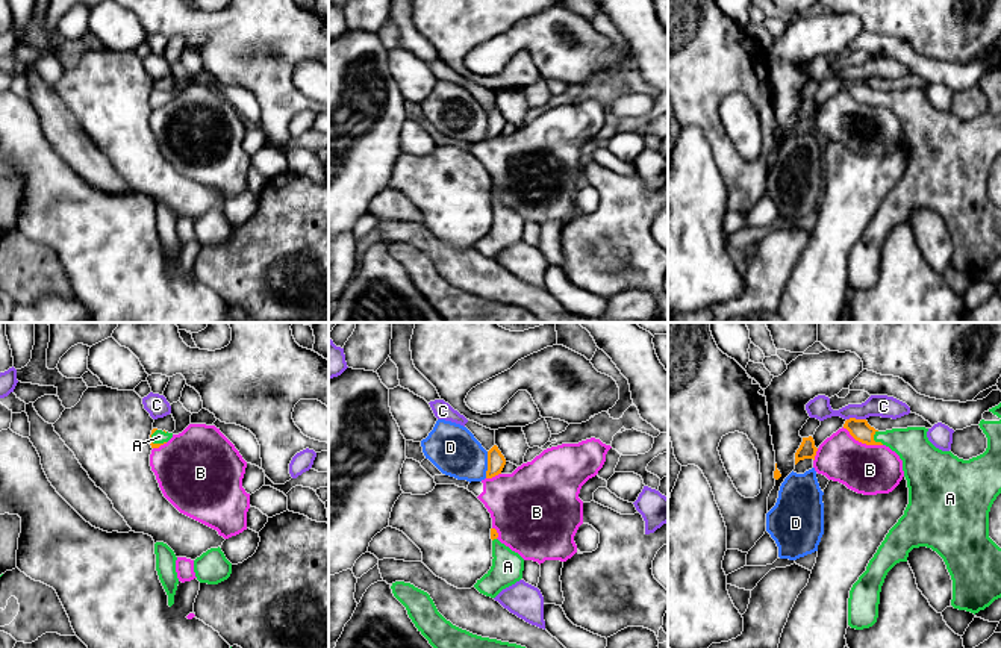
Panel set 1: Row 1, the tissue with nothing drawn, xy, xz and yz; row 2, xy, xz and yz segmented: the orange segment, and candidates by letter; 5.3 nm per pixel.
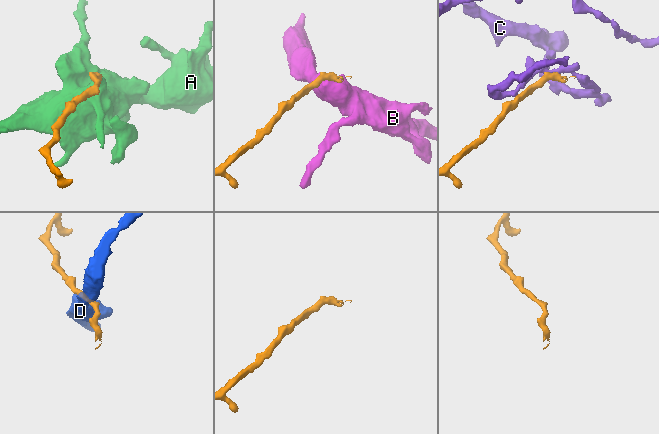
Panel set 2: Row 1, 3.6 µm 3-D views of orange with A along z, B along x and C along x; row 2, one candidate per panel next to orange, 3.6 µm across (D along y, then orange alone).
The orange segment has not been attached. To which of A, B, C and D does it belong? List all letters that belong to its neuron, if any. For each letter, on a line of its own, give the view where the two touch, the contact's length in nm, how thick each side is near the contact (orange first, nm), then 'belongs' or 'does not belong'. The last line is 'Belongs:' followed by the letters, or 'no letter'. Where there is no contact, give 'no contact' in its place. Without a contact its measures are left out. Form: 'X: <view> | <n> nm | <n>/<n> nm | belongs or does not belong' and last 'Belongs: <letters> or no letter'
A: yz | 90 nm | 110/180 nm | belongs
B: yz | 240 nm | 110/260 nm | does not belong
C: yz | 100 nm | 110/120 nm | does not belong
D: xz | 140 nm | 100/260 nm | does not belong
Belongs: A

